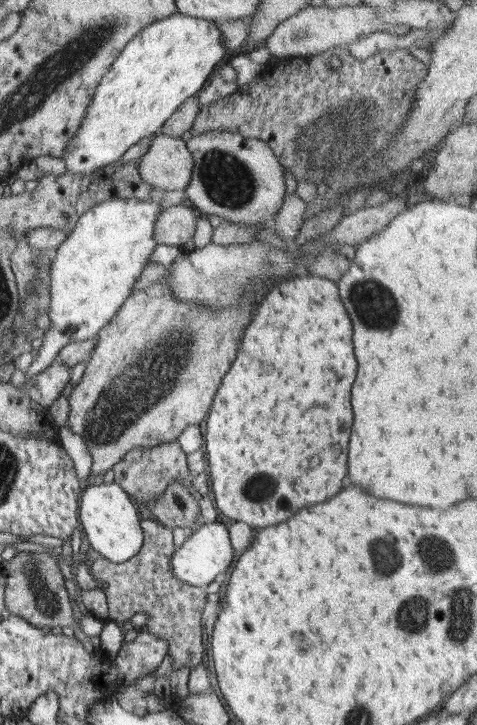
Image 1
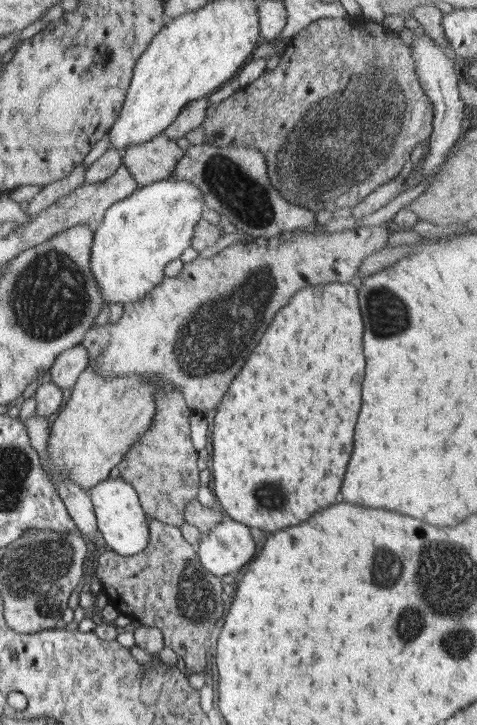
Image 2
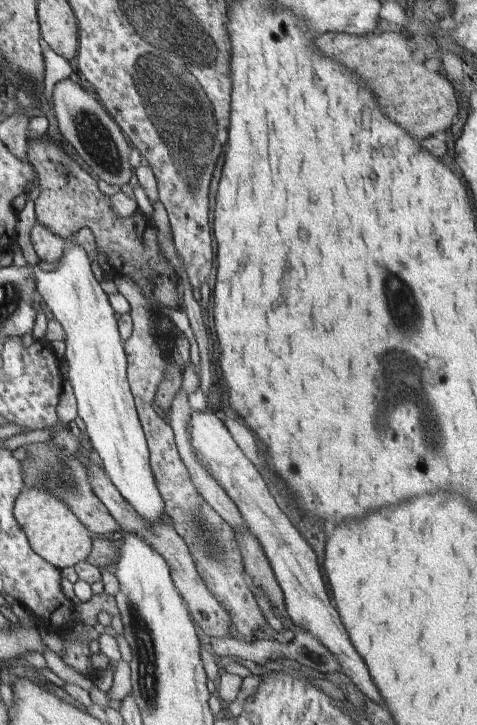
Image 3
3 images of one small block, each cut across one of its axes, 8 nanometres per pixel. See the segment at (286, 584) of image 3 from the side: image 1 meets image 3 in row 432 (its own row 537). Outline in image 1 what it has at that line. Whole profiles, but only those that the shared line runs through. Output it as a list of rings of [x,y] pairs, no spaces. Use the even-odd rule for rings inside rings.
[[[208,523],[194,528],[188,540],[175,549],[171,558],[172,572],[175,577],[192,586],[206,586],[216,580],[216,576],[224,574],[234,560],[234,549],[230,545],[228,527],[223,523]]]

